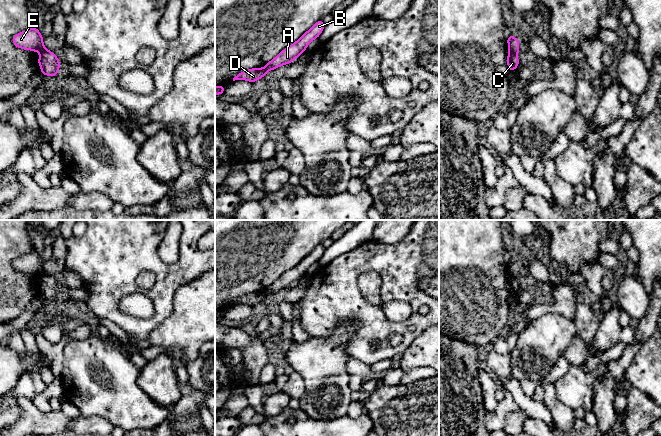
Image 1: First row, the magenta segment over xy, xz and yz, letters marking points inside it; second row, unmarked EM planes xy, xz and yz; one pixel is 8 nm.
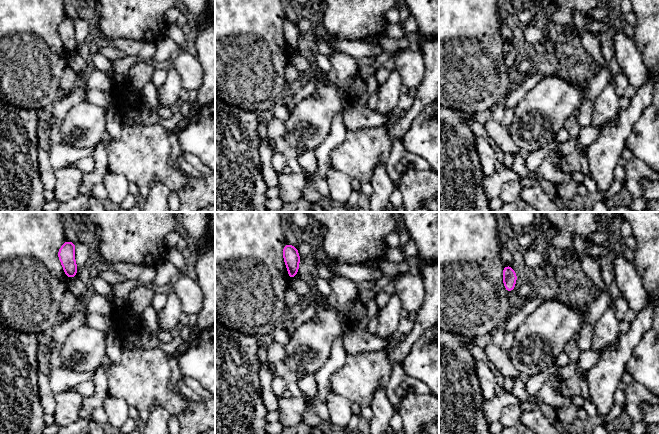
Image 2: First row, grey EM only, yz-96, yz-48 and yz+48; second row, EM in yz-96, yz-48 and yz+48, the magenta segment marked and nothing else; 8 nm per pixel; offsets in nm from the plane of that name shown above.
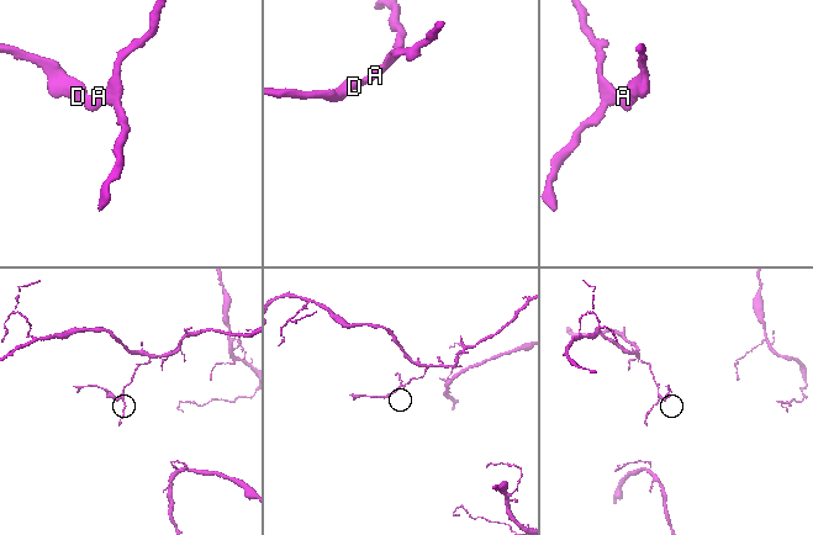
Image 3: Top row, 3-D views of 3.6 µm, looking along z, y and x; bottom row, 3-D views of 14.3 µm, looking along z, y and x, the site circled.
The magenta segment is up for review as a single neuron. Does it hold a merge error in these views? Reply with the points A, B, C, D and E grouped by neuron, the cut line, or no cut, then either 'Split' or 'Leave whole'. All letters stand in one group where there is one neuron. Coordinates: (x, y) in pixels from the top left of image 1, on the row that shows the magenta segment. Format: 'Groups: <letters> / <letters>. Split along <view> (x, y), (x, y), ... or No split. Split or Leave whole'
Groups: A B C / D E. Split along yz (509, 50), (516, 55). Split

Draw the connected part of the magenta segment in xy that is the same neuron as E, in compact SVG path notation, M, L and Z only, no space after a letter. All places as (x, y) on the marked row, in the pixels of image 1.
M35 27L15 34L12 41L16 47L25 50L41 53L45 49L43 37L40 34L40 31Z

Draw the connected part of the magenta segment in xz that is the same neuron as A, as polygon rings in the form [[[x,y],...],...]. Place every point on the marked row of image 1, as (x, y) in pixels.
[[[322,20],[314,23],[314,25],[307,32],[305,32],[300,39],[292,45],[286,47],[273,60],[265,65],[264,68],[266,72],[276,69],[284,64],[290,64],[294,59],[306,51],[308,44],[312,40],[318,38],[324,28],[325,24]]]

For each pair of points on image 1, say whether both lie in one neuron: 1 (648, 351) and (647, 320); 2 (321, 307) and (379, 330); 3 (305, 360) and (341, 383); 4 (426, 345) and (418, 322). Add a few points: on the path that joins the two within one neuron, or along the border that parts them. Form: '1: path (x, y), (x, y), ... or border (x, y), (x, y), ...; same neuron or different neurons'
1: border (650, 336), (646, 340); different neurons
2: path (335, 307), (355, 307), (365, 316); same neuron
3: path (314, 364), (332, 381); same neuron
4: border (428, 327), (405, 349); different neurons

